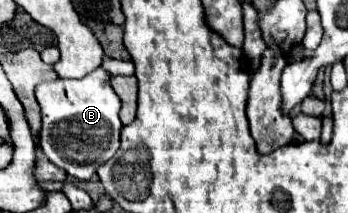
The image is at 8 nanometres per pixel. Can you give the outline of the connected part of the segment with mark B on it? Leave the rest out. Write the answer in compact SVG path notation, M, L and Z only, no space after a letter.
M98 66L94 72L90 72L80 80L54 80L38 84L36 88L36 100L40 102L42 108L40 146L50 162L54 162L58 168L66 170L70 176L78 180L90 180L96 174L98 166L108 162L120 146L120 130L122 130L122 122L118 116L120 98L118 94L114 94L114 88L110 86L110 76L112 74L108 70Z

